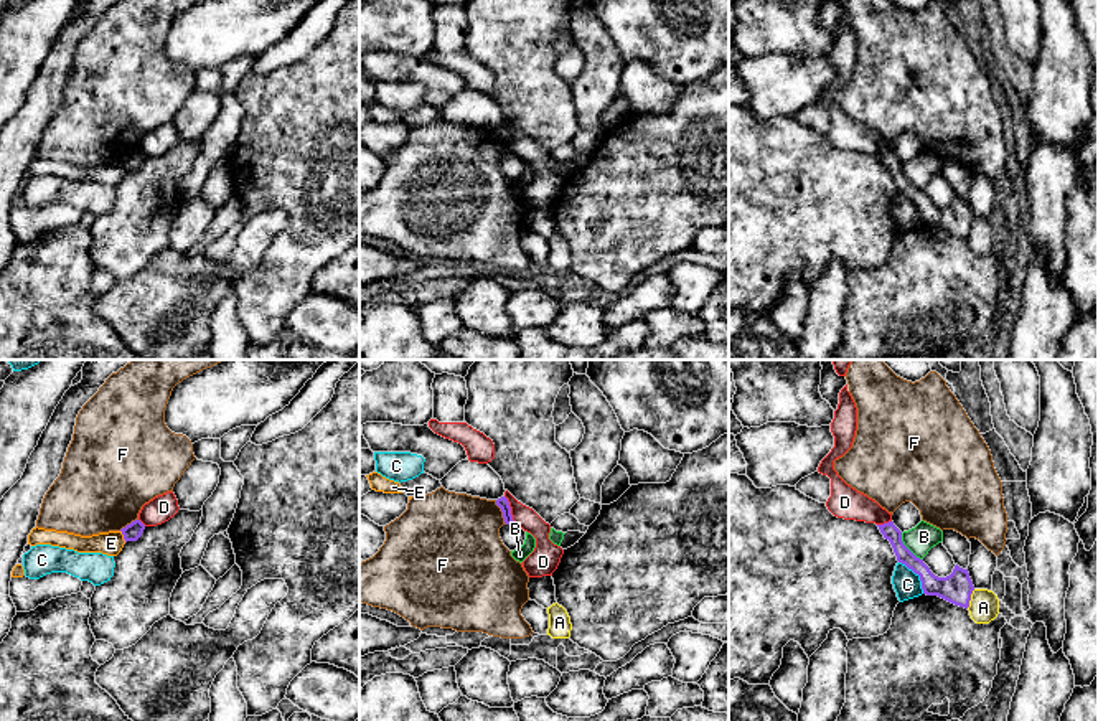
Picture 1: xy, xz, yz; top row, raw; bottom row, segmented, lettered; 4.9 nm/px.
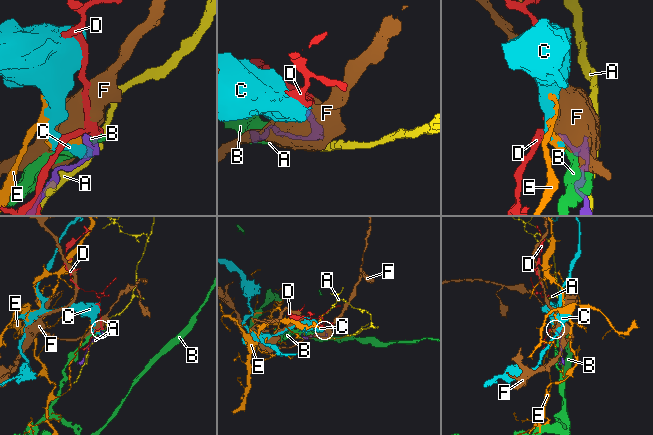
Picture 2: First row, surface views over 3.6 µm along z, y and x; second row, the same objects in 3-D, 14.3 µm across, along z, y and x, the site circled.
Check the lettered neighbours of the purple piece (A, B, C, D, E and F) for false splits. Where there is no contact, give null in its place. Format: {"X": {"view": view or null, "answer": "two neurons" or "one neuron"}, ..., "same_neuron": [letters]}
{"A": {"view": "yz", "answer": "two neurons"}, "B": {"view": "yz", "answer": "two neurons"}, "C": {"view": "yz", "answer": "two neurons"}, "D": {"view": "xz", "answer": "two neurons"}, "E": {"view": "xy", "answer": "two neurons"}, "F": {"view": "xz", "answer": "two neurons"}, "same_neuron": []}

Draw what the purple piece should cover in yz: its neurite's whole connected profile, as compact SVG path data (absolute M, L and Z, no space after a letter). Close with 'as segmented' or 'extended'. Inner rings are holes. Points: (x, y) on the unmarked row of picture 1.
M894 152L877 155L885 170L890 172L897 191L905 195L920 206L923 224L938 226L955 236L969 238L971 224L974 221L968 200L955 196L946 208L935 206L923 190L917 188L902 172L902 162Z; as segmented

